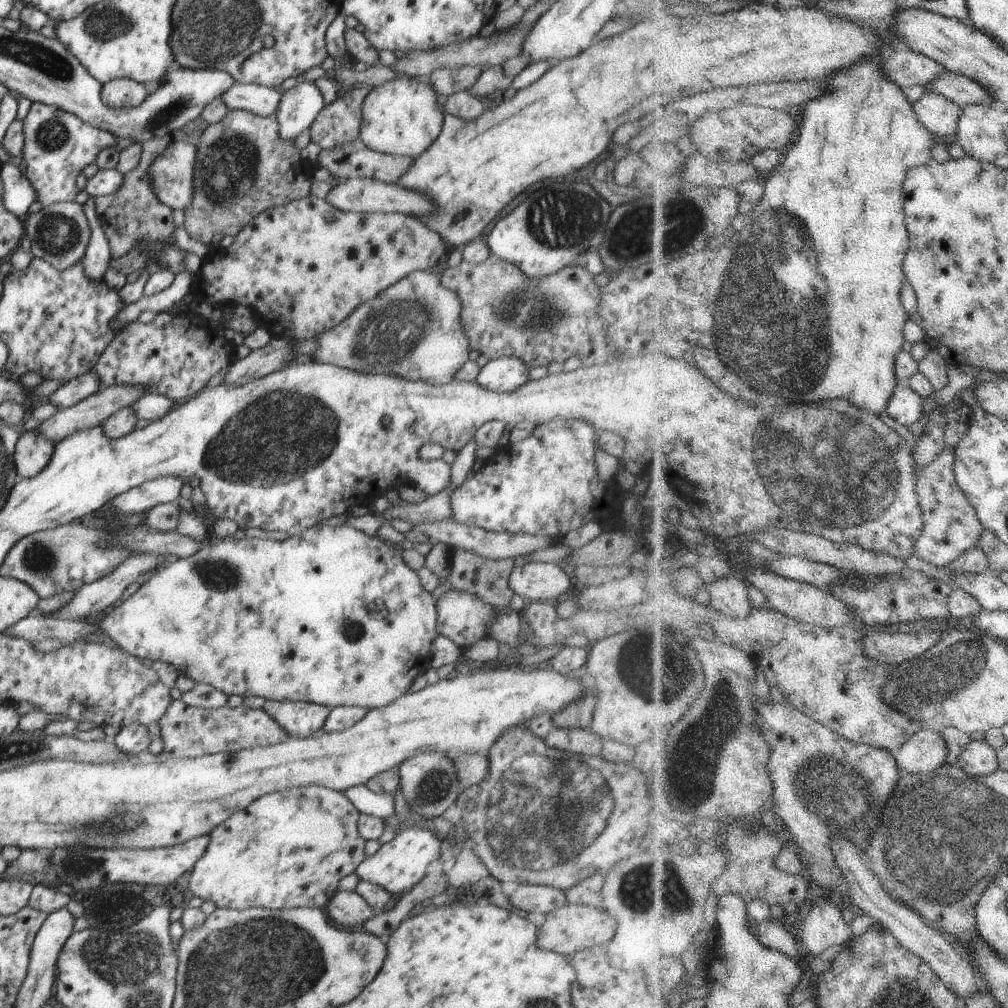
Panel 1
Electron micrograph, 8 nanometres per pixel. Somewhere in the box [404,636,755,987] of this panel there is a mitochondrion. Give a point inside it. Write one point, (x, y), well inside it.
(539, 815)

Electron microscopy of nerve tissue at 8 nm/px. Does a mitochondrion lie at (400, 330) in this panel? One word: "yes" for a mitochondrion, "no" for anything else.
yes

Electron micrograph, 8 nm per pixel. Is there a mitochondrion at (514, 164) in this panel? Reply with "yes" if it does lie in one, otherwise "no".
no

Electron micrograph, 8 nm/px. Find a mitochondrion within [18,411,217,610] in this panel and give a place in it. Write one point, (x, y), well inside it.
(40, 560)

